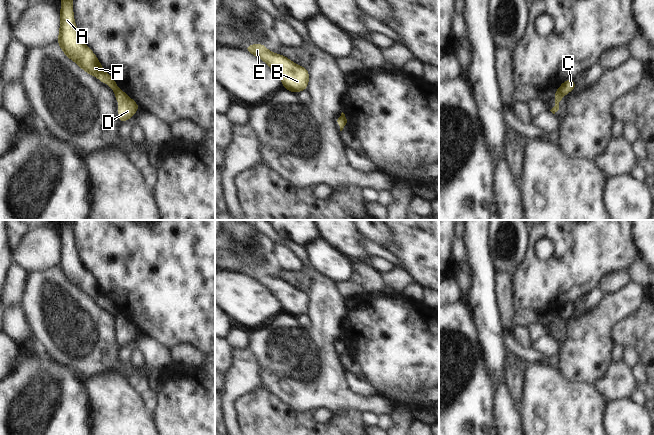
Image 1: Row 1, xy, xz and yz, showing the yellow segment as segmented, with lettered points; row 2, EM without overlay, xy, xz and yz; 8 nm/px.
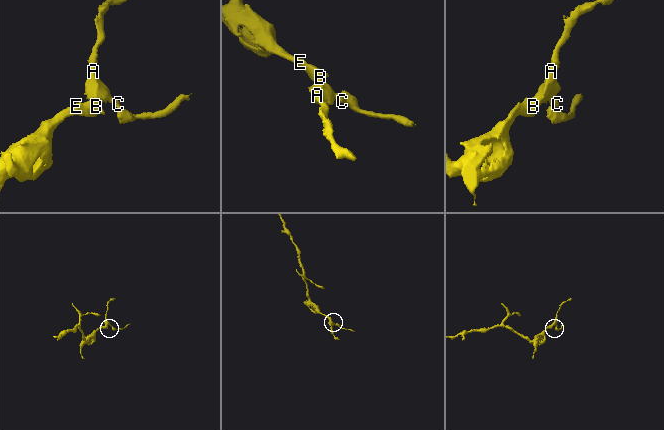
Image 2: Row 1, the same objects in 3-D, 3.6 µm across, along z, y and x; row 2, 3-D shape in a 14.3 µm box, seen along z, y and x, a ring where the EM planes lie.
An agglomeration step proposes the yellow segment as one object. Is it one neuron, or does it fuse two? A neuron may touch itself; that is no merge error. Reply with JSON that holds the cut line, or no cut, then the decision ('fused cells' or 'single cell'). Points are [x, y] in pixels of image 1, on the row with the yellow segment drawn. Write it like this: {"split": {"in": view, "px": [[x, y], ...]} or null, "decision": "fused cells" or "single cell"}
{"split": {"in": "yz", "px": [[559, 89], [563, 95]]}, "decision": "fused cells"}

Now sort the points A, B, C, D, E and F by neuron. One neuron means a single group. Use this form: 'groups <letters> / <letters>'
groups A B C E F / D

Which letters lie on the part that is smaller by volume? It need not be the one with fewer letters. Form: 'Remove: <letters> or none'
Remove: D

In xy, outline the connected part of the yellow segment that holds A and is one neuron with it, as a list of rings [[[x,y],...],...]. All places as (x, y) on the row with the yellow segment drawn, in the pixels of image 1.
[[[62,0],[60,34],[57,40],[63,52],[90,75],[108,83],[111,90],[118,90],[111,75],[104,72],[94,53],[82,42],[74,23],[72,0]]]

